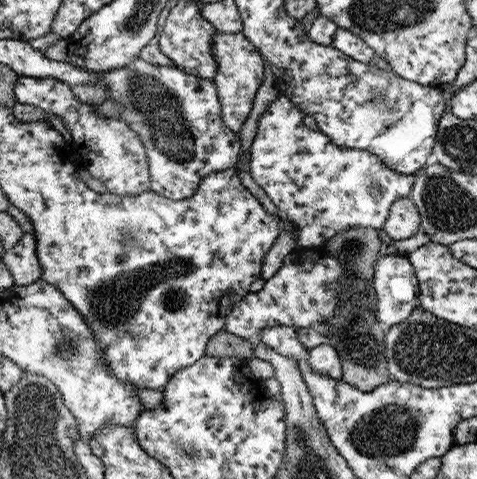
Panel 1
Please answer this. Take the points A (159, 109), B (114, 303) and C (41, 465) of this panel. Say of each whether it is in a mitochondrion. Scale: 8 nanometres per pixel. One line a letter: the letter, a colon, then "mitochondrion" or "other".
A: mitochondrion
B: mitochondrion
C: mitochondrion

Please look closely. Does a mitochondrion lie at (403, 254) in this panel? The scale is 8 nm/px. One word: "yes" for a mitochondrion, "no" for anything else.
no

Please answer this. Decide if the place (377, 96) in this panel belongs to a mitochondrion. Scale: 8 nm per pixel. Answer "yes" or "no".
yes

